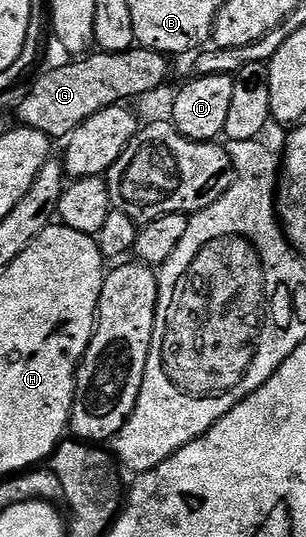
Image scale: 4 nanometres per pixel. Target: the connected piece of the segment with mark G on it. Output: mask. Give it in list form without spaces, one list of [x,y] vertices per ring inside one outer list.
[[[139,45],[122,53],[97,50],[68,62],[72,63],[46,72],[16,107],[16,115],[20,118],[17,120],[23,126],[38,129],[53,141],[67,140],[78,125],[94,117],[94,113],[102,113],[102,109],[127,104],[127,99],[140,99],[158,90],[174,71],[169,56]]]

